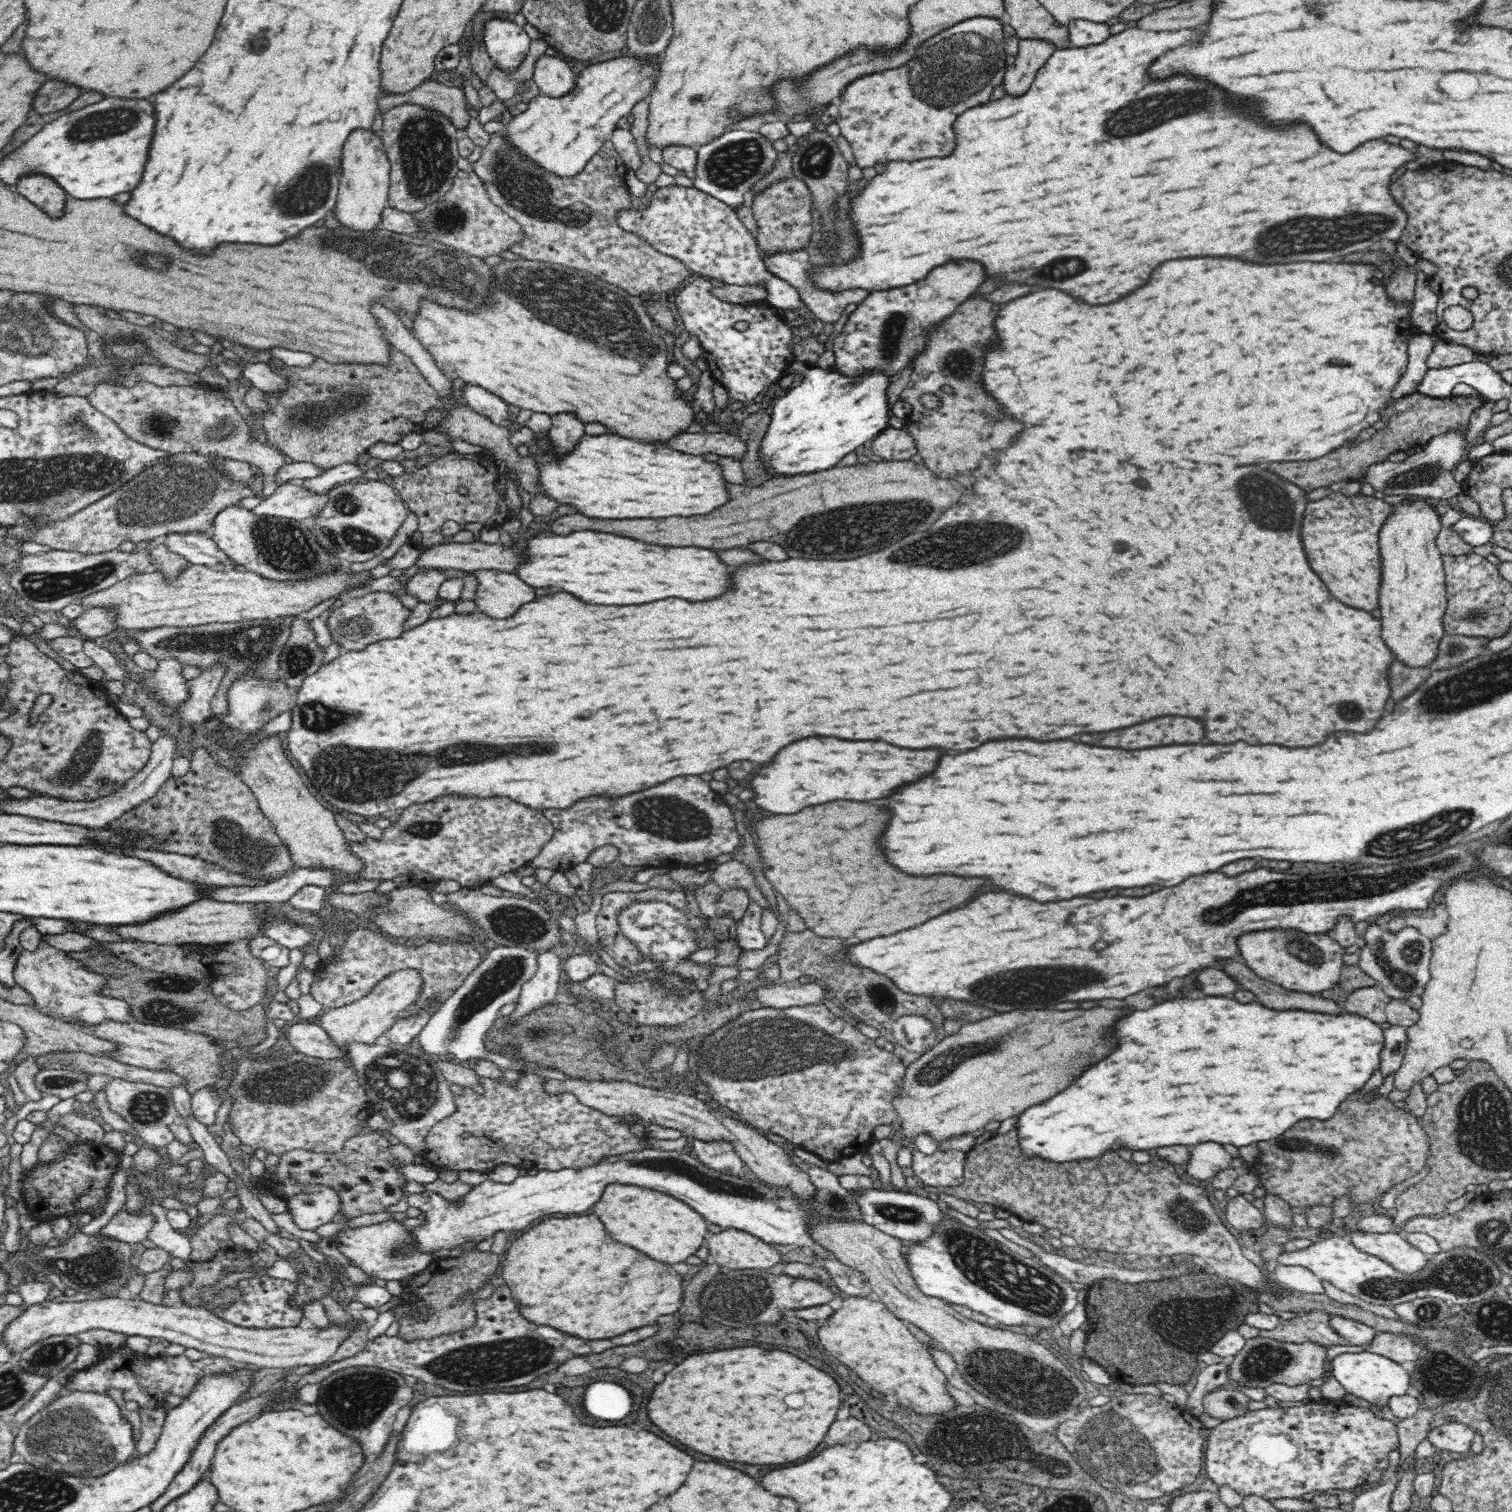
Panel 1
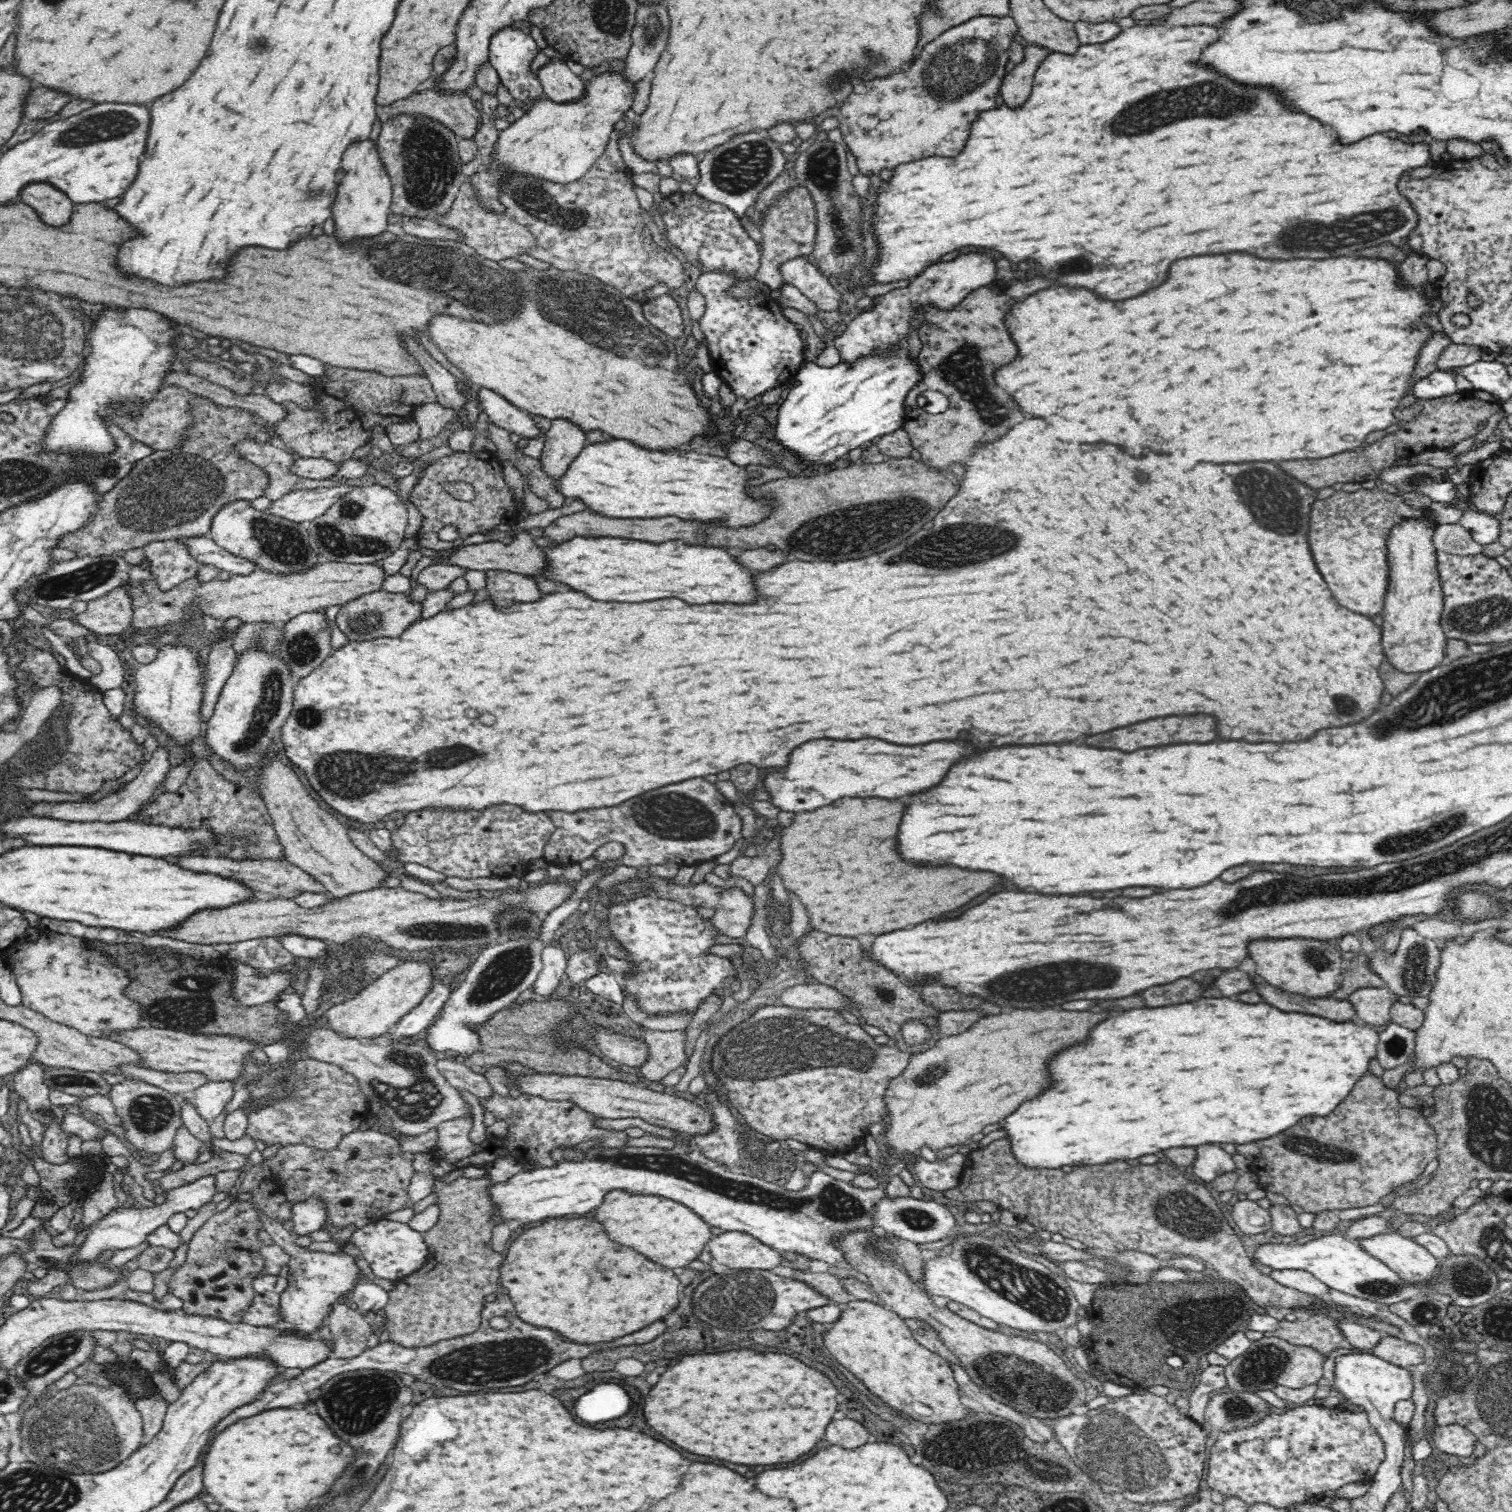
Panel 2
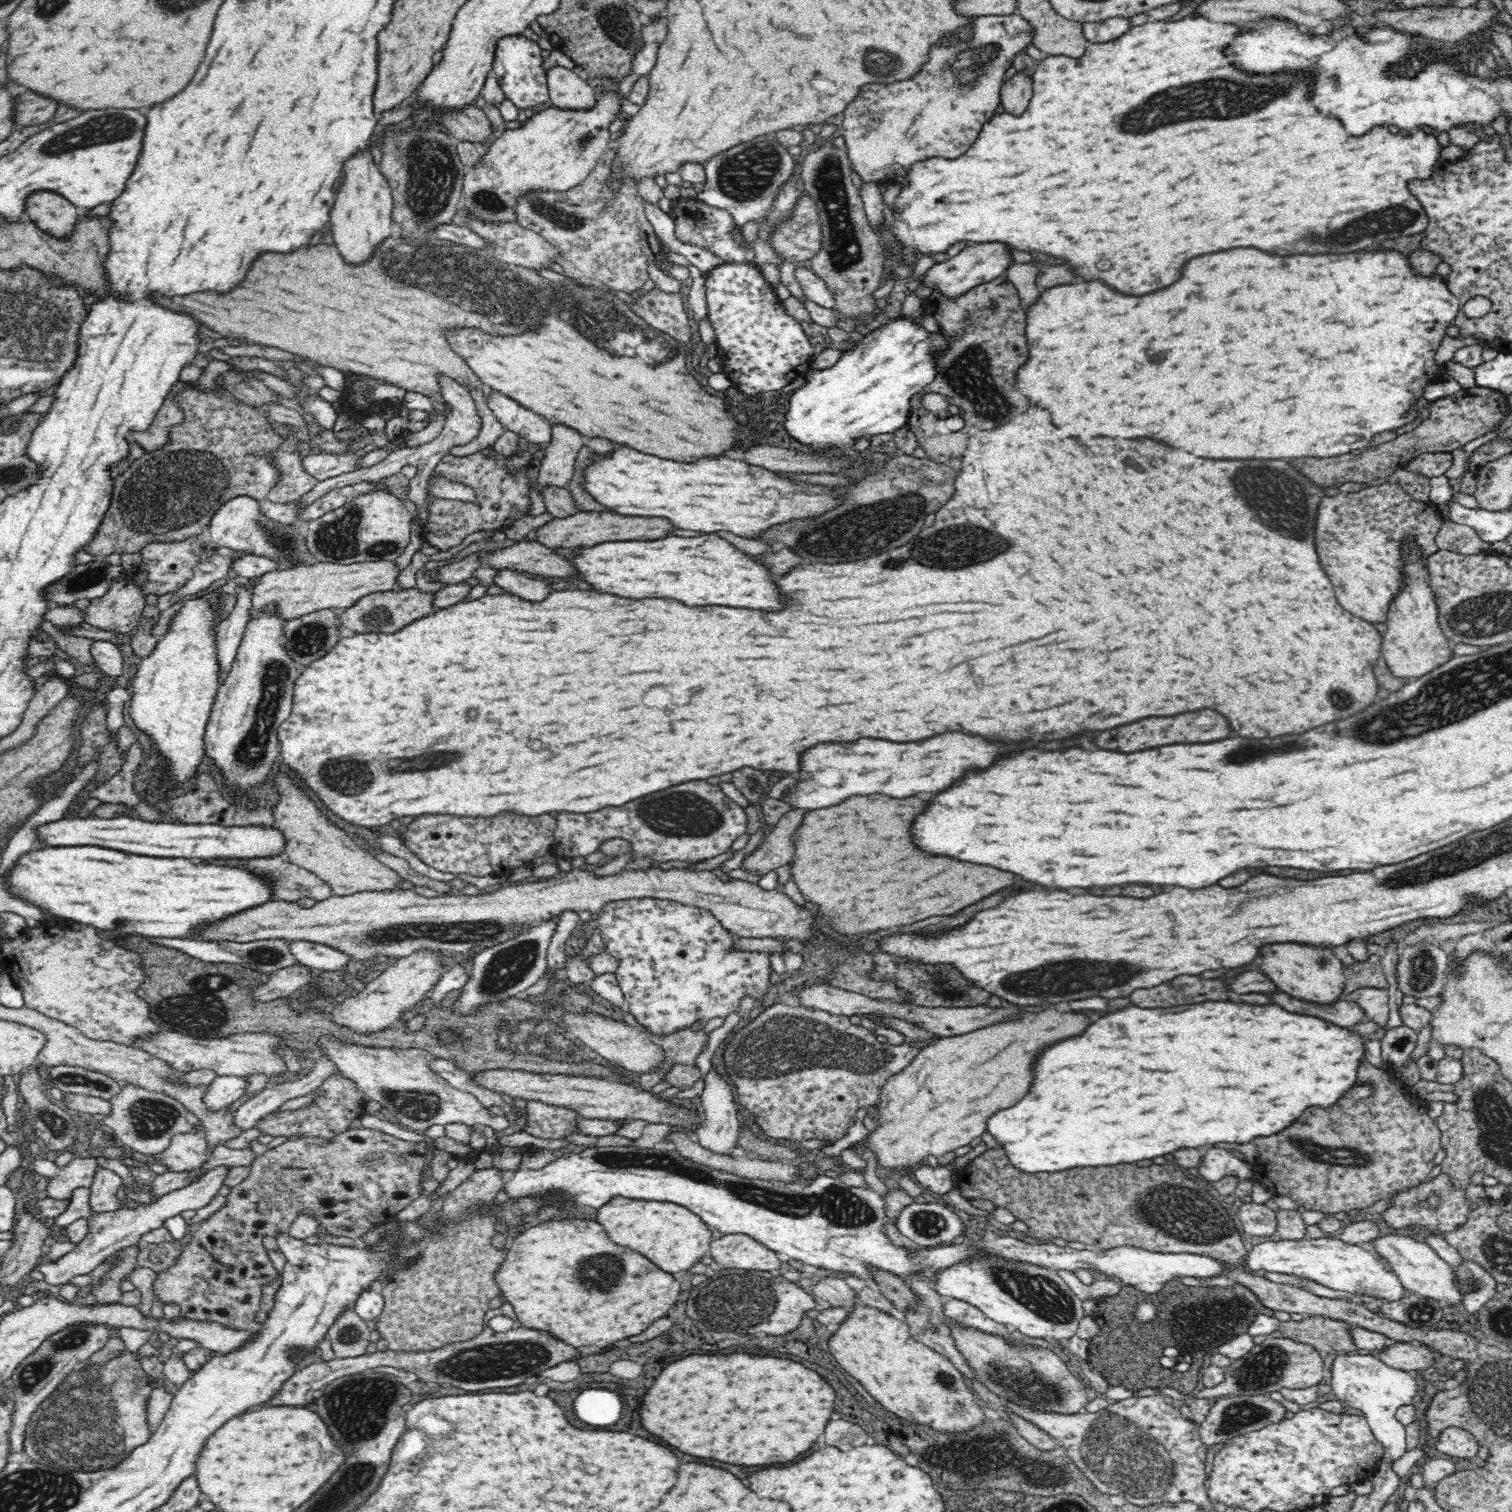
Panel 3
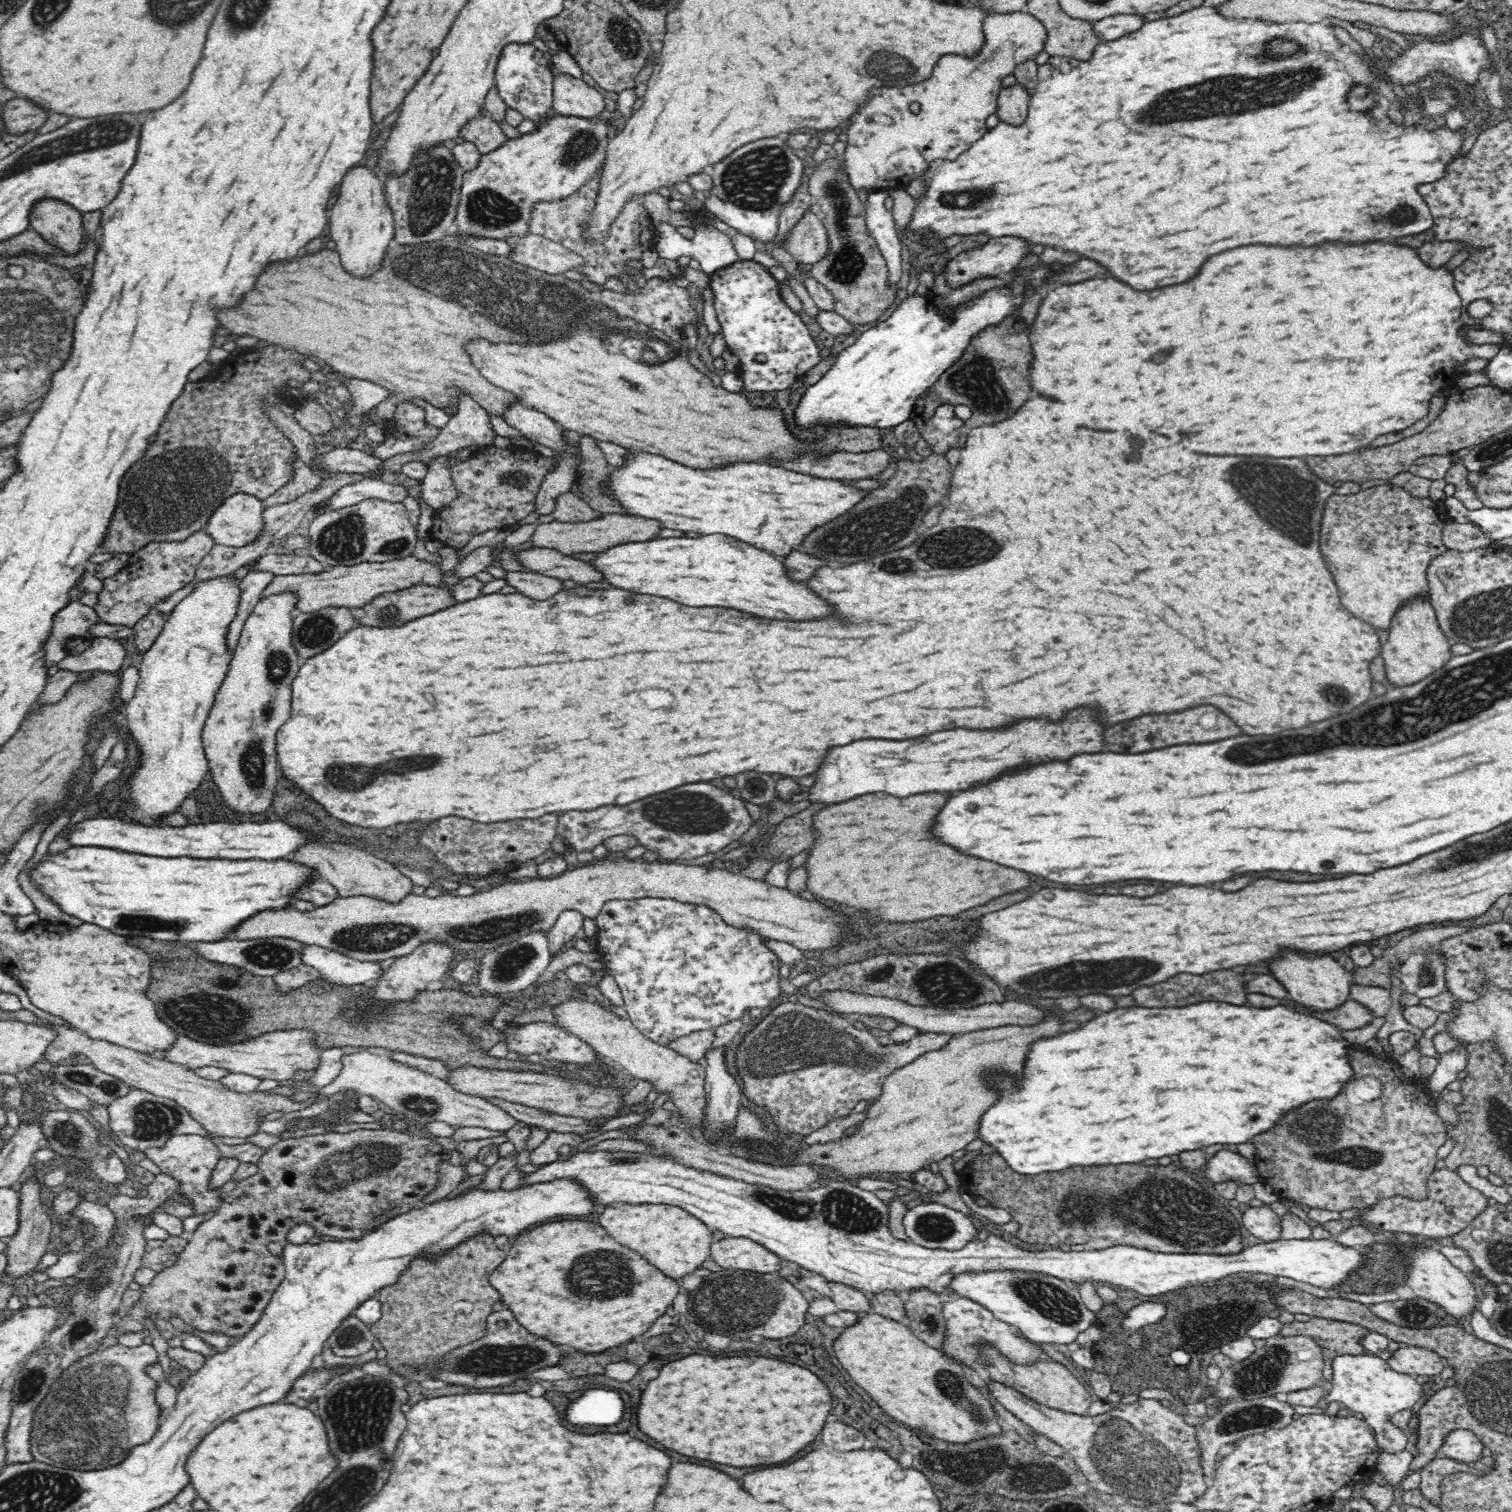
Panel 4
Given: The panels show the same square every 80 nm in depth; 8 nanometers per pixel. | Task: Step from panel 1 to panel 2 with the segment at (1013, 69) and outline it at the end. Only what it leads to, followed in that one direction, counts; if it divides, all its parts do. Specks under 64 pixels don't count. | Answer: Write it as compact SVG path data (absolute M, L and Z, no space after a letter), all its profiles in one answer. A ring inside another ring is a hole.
M1029 44L1022 46L1022 60L1005 73L1000 94L1004 102L1012 108L1020 106L1026 102L1026 96L1032 92L1032 80L1038 70L1039 64L1050 54L1047 48L1039 44Z

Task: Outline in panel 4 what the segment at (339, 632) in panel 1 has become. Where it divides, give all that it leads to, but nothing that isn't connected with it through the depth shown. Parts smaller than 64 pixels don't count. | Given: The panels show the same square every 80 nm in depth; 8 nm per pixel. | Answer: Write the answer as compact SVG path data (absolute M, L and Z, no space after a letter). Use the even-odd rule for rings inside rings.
M418 583L408 588L402 588L402 590L396 590L394 592L386 592L380 594L376 598L372 598L370 602L366 602L360 609L363 610L363 616L354 617L357 626L360 627L372 627L378 626L378 628L390 628L390 626L398 626L398 624L406 624L410 620L418 618L418 616L428 616L428 614L434 614L442 608L448 608L455 604L454 599L450 597L450 589L438 588L436 585L425 585L424 583Z

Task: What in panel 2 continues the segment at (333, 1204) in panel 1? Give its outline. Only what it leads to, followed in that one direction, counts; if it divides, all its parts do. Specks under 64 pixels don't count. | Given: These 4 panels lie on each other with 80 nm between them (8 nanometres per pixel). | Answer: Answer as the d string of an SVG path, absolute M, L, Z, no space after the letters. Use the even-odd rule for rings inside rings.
M312 1196L291 1207L294 1232L299 1236L321 1230L327 1225L327 1208L321 1196Z

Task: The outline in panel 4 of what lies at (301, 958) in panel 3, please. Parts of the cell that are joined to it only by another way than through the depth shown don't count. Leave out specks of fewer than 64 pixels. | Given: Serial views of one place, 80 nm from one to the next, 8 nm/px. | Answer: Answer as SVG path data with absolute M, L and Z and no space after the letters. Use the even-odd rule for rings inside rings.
M305 945L300 952L302 964L312 966L319 972L320 978L326 981L333 981L335 984L345 984L346 986L368 984L371 985L382 974L380 966L374 962L360 962L354 960L341 952L336 952L328 948L322 948L317 945Z

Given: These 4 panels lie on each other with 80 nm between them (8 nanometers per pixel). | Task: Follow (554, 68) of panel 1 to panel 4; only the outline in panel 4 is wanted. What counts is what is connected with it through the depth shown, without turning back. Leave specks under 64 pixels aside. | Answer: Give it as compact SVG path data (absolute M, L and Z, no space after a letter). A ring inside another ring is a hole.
M563 72L552 76L552 106L557 113L582 118L594 118L604 112L600 92L581 78Z

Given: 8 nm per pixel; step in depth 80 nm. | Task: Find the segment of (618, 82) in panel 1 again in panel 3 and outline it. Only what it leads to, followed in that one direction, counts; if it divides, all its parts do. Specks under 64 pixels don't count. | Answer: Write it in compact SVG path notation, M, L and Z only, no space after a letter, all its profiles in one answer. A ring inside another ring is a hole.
M596 88L596 100L592 108L547 107L534 114L528 120L520 123L516 129L506 129L491 144L487 153L481 158L480 164L470 168L463 180L463 205L468 212L475 214L481 220L490 222L516 221L514 204L516 198L524 192L532 190L558 190L565 191L578 186L592 172L601 156L606 154L610 144L613 143L608 126L619 116L622 101L626 98L621 92L614 90L599 91Z

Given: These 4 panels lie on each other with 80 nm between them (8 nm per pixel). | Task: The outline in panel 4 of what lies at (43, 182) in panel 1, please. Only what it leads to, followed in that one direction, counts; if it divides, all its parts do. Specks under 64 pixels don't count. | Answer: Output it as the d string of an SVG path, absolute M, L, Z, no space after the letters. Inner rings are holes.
M46 198L38 200L40 204L34 206L34 212L30 214L32 228L50 244L62 248L64 252L78 252L82 242L82 218L80 212L64 204L62 200Z

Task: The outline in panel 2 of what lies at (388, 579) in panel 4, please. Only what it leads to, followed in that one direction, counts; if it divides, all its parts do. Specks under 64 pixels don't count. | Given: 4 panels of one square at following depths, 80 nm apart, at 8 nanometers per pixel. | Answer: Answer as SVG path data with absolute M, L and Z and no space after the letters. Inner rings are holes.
M320 562L311 569L299 573L283 574L266 573L260 569L250 572L250 574L222 574L214 576L212 580L200 580L199 573L190 576L188 580L170 588L170 590L160 590L155 579L143 579L136 581L129 579L120 587L126 589L126 593L130 595L132 601L132 620L130 626L144 630L153 631L154 627L166 626L167 624L182 624L182 622L190 621L194 616L209 616L215 619L219 624L231 618L238 618L243 623L255 622L284 622L287 623L295 616L311 613L318 608L326 608L332 604L342 606L354 598L358 598L369 592L380 591L382 582L384 582L386 574L381 566L370 564L350 564L344 562Z

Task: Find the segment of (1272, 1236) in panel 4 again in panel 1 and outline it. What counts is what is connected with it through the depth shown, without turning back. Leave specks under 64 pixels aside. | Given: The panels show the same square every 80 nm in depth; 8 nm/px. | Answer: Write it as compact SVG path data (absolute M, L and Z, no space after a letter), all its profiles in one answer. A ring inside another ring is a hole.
M1242 1195L1227 1198L1224 1214L1226 1220L1240 1230L1253 1230L1267 1224L1265 1215L1255 1208L1250 1201L1244 1199Z

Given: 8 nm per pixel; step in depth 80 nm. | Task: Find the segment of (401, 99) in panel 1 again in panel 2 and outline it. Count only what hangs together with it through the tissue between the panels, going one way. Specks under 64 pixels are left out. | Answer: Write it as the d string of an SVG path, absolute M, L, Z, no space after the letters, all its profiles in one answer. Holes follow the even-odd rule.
M437 86L424 87L420 92L412 92L410 96L402 98L402 100L396 100L396 102L390 102L390 104L378 104L377 106L377 118L381 120L382 123L390 118L394 118L396 114L425 114L434 120L438 120L447 126L454 134L457 134L459 138L470 138L476 134L480 125L480 112L476 110L472 99L464 90L452 90L448 92L444 90L441 91L441 88Z

